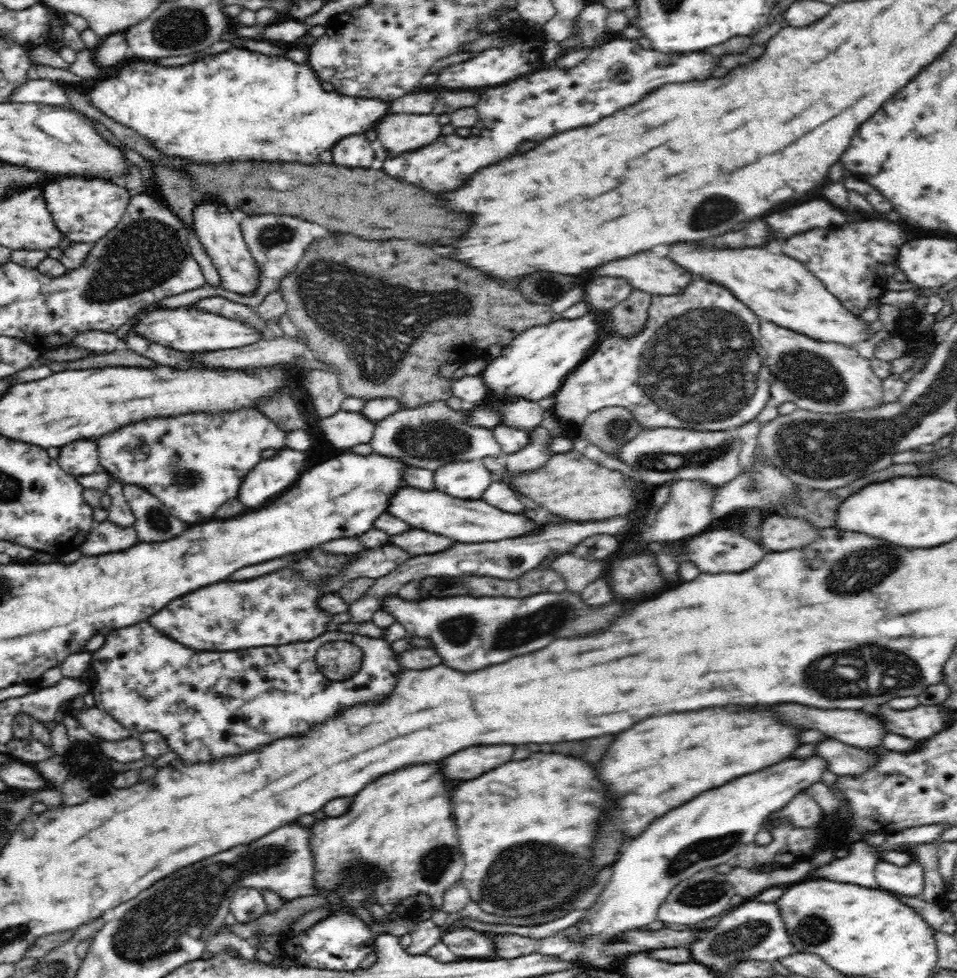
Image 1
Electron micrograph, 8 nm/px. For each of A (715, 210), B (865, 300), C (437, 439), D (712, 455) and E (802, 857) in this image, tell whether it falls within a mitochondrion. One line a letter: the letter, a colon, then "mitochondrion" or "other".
A: mitochondrion
B: other
C: mitochondrion
D: mitochondrion
E: other

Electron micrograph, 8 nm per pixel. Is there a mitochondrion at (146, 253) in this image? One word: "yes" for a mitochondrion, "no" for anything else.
yes

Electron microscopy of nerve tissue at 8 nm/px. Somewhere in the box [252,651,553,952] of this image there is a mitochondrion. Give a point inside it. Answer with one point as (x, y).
(435, 862)

